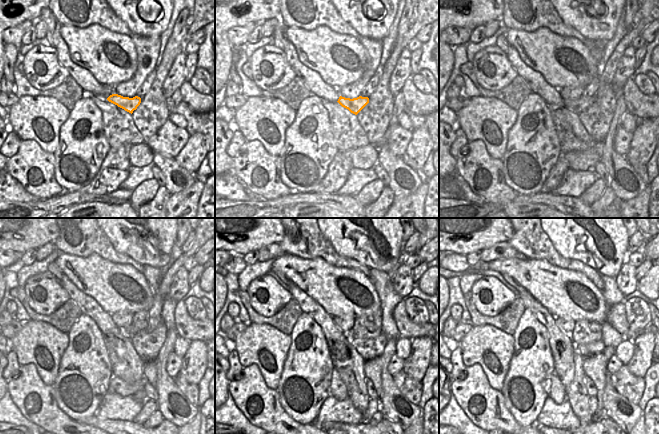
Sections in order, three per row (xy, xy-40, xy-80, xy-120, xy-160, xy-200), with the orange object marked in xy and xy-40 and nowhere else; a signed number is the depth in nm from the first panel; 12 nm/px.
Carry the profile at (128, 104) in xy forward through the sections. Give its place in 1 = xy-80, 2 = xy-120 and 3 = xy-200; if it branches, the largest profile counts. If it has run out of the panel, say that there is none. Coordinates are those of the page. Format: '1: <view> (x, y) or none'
1: xy-80 (577, 106)
2: xy-120 (134, 328)
3: xy-200 (596, 327)

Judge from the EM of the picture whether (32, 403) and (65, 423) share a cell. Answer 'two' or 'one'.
one

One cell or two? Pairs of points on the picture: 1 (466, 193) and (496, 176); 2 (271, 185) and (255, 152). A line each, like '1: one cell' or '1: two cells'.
1: two cells
2: one cell

